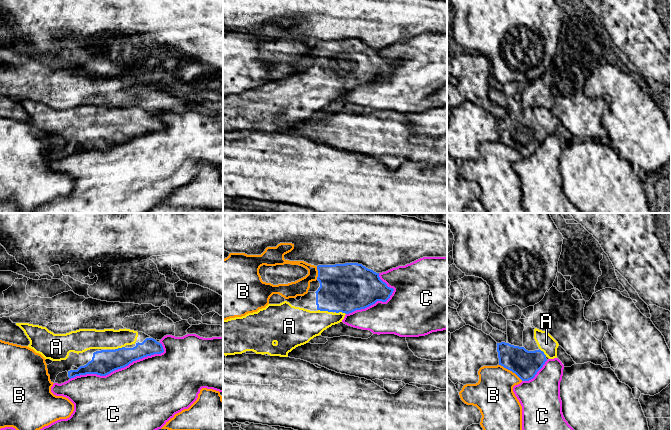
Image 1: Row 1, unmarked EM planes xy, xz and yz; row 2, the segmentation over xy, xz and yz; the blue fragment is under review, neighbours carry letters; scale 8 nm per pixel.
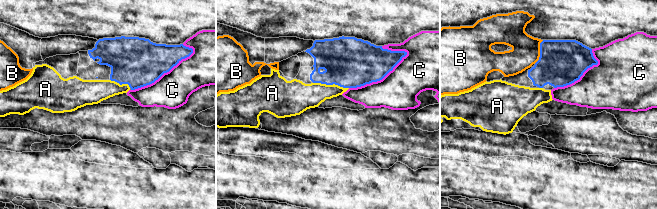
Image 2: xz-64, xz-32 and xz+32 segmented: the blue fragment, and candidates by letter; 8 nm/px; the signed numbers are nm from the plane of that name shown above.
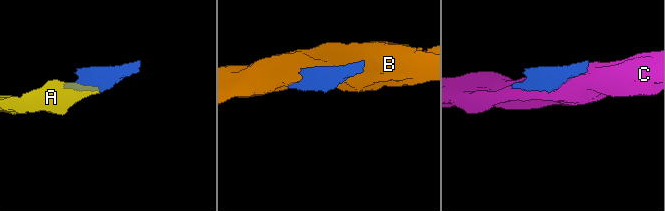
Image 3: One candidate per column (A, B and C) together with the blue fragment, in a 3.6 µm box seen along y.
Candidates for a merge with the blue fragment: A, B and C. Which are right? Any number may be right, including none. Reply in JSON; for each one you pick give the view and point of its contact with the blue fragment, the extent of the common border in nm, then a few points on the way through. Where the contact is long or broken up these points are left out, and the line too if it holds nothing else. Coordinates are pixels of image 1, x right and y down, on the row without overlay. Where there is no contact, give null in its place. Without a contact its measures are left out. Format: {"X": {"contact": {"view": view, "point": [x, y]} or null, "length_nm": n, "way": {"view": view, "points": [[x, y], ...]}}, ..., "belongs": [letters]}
{"A": {"contact": {"view": "xz", "point": [325, 86]}, "length_nm": 120, "way": {"view": "xz", "points": [[345, 64], [325, 86], [312, 99], [298, 101]]}}, "belongs": ["A"]}

